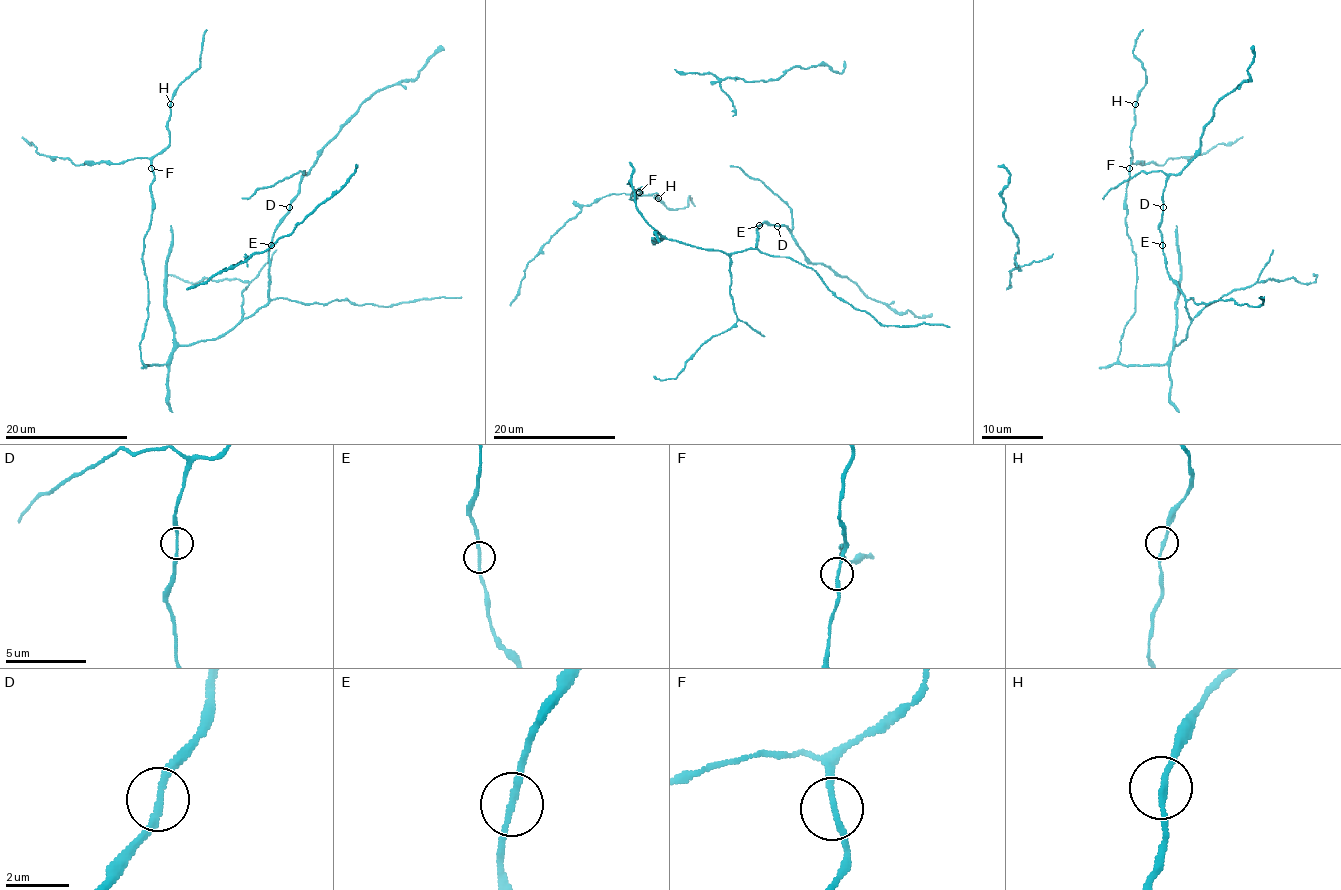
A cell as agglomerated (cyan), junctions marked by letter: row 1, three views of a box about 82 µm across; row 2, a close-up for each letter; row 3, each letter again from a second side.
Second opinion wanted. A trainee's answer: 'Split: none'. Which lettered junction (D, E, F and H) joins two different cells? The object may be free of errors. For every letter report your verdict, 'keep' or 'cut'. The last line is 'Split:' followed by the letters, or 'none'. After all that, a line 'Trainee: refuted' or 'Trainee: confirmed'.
D: keep
E: keep
F: keep
H: keep
Split: none
Trainee: confirmed

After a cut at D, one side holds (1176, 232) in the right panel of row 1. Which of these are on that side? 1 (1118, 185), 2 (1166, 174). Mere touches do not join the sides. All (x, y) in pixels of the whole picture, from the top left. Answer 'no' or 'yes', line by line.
1: no
2: no

